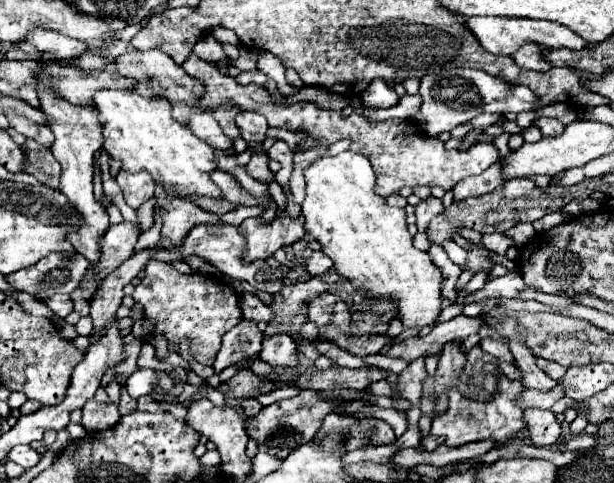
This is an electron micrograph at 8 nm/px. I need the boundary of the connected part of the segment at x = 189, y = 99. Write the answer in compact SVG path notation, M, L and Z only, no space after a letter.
M128 51L120 57L116 57L114 67L118 71L118 75L122 77L130 77L134 79L134 83L146 83L150 85L158 95L166 97L172 103L172 115L178 123L186 125L190 119L192 111L198 111L198 99L202 97L202 83L198 79L192 79L190 75L184 73L184 69L180 65L176 65L170 55L166 55L164 51Z

